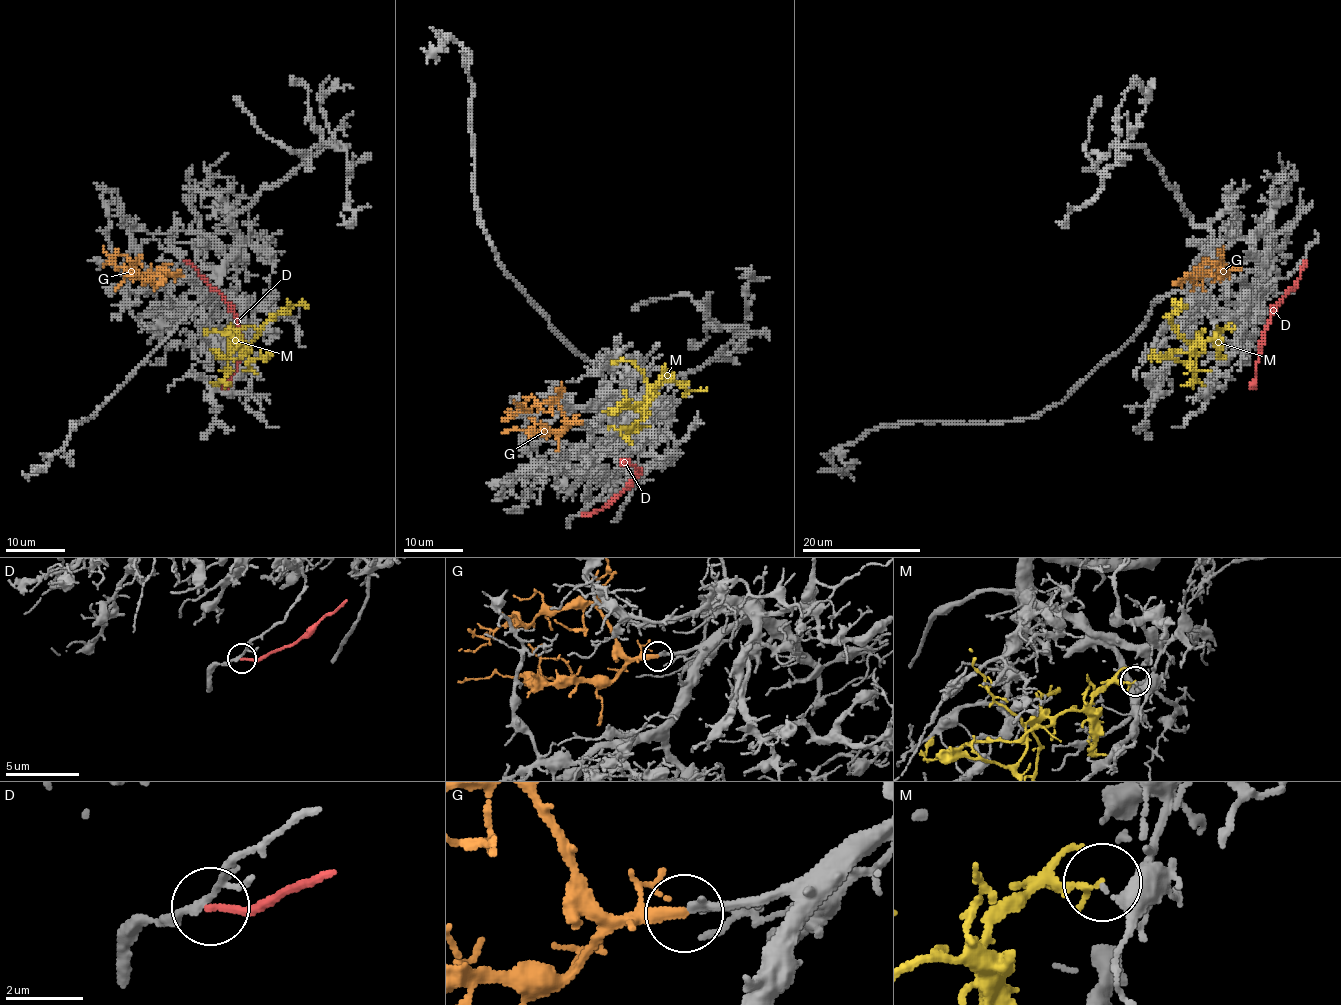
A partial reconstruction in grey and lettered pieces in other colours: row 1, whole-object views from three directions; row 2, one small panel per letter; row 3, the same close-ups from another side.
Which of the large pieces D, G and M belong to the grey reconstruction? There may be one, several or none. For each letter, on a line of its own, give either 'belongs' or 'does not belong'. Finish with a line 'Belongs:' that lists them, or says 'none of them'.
D: does not belong
G: belongs
M: does not belong
Belongs: G

